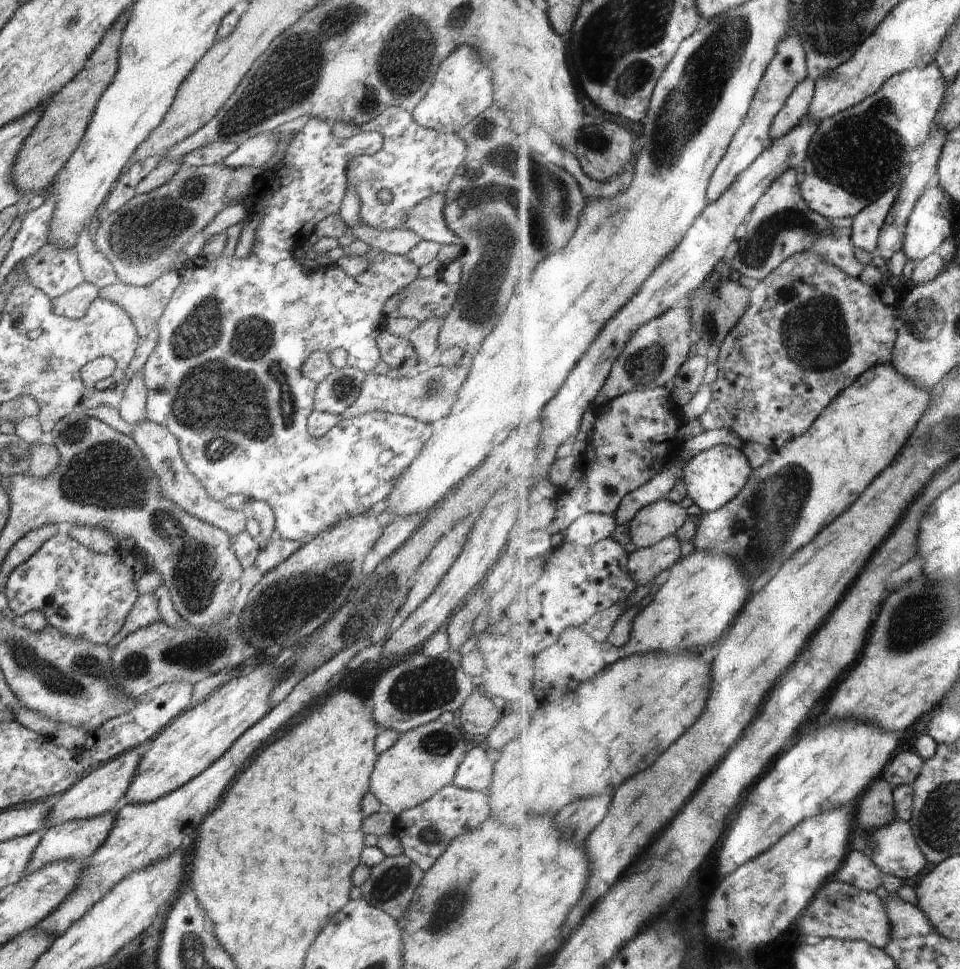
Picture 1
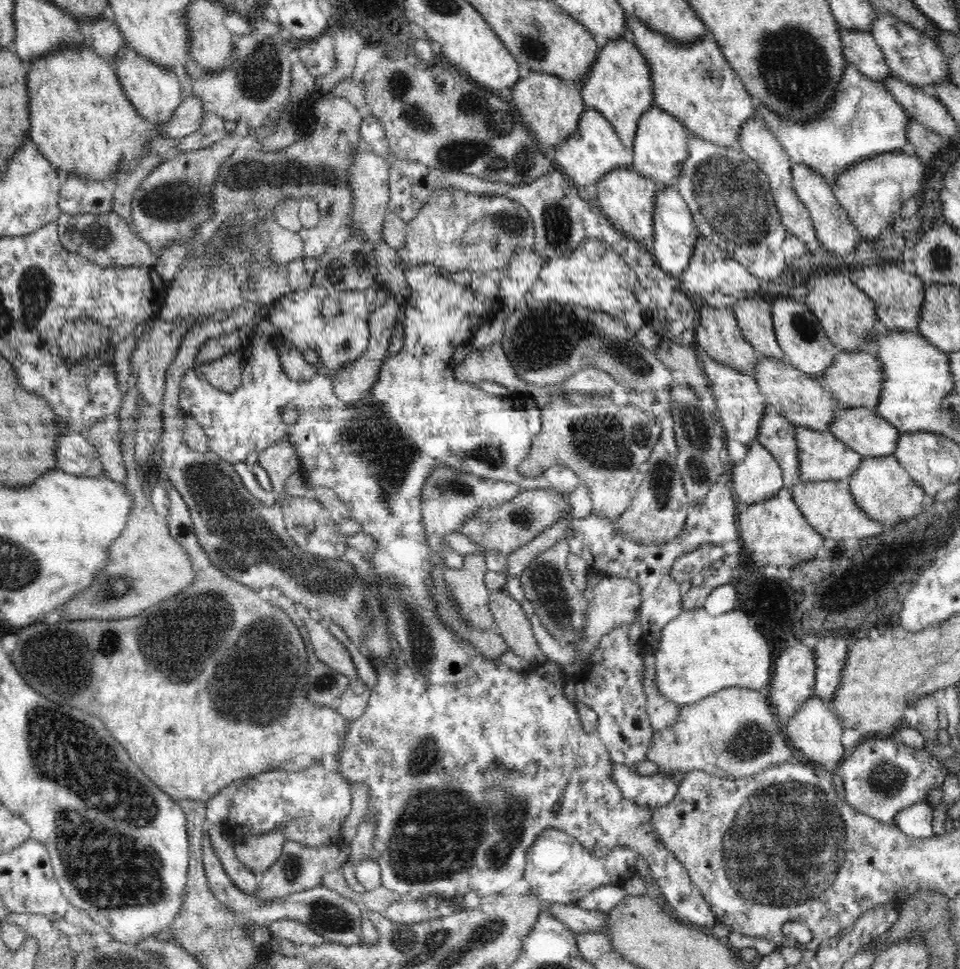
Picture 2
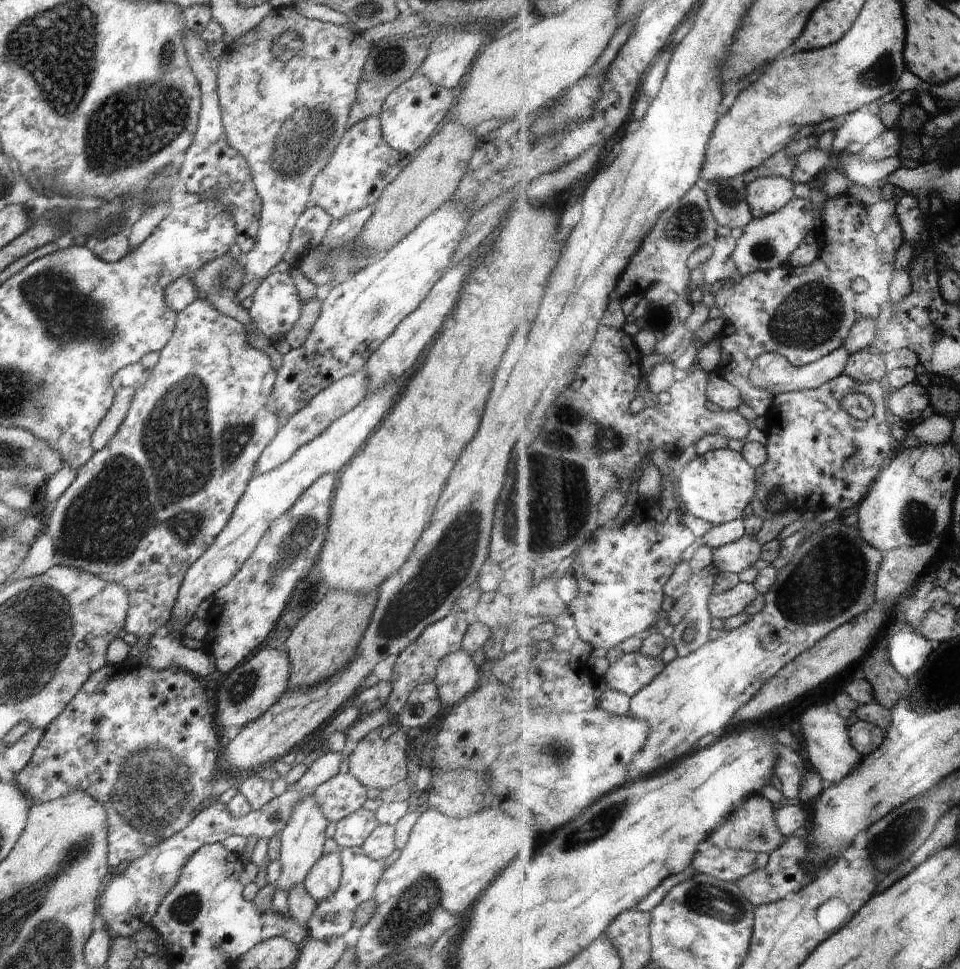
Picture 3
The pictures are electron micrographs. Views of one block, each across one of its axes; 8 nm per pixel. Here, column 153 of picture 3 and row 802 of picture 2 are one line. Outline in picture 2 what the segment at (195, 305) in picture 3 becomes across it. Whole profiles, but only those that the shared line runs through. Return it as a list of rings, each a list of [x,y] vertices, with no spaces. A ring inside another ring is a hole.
[[[431,263],[414,266],[408,272],[405,272],[406,282],[410,288],[410,300],[406,306],[405,326],[404,326],[404,348],[402,352],[397,353],[396,356],[388,355],[384,360],[383,366],[380,370],[379,380],[372,384],[372,390],[368,396],[364,396],[362,400],[352,402],[341,401],[335,394],[332,388],[333,377],[339,374],[343,365],[354,362],[356,358],[360,358],[363,352],[368,348],[368,340],[370,340],[370,329],[368,329],[368,315],[381,308],[386,302],[389,295],[387,288],[377,284],[376,286],[368,286],[368,288],[354,290],[354,291],[338,291],[335,288],[324,288],[316,285],[306,288],[299,292],[291,292],[283,300],[276,302],[273,306],[263,307],[261,313],[256,316],[265,316],[268,318],[280,334],[288,342],[292,342],[300,352],[306,354],[310,348],[316,350],[320,361],[320,370],[318,376],[308,380],[308,382],[296,382],[290,380],[285,374],[280,356],[276,349],[270,345],[270,339],[266,337],[258,337],[251,335],[248,338],[244,357],[246,365],[242,374],[242,381],[240,386],[234,392],[222,392],[215,389],[208,380],[203,376],[200,369],[192,369],[182,379],[179,394],[179,405],[185,417],[192,417],[204,429],[207,434],[209,442],[209,450],[214,451],[220,459],[228,463],[245,462],[249,452],[260,452],[268,446],[272,446],[279,438],[288,437],[290,443],[294,445],[296,454],[300,457],[300,466],[304,482],[310,482],[313,486],[325,486],[332,488],[337,494],[338,498],[344,503],[346,507],[352,512],[352,520],[362,525],[364,534],[368,534],[376,541],[376,551],[374,555],[368,559],[372,563],[372,570],[376,573],[376,594],[380,598],[381,608],[380,614],[386,618],[386,625],[388,625],[388,633],[390,633],[390,649],[392,649],[392,657],[396,663],[396,670],[388,668],[388,665],[381,659],[373,657],[370,663],[378,673],[377,684],[371,689],[369,696],[368,707],[364,714],[358,720],[351,722],[348,728],[348,735],[345,737],[344,743],[341,746],[338,760],[340,762],[341,770],[337,770],[339,774],[351,785],[364,784],[367,786],[368,795],[368,812],[366,817],[373,817],[376,813],[378,822],[376,822],[376,836],[374,836],[373,852],[371,859],[376,860],[380,864],[382,871],[381,881],[384,887],[396,892],[396,894],[409,894],[414,890],[420,890],[423,894],[427,894],[427,898],[434,900],[447,900],[459,903],[464,895],[470,890],[477,890],[478,895],[483,899],[498,896],[502,893],[510,891],[511,886],[520,878],[523,878],[526,858],[528,850],[534,845],[540,832],[544,832],[546,828],[558,829],[564,831],[565,834],[576,838],[576,841],[582,845],[582,848],[587,853],[589,858],[604,860],[620,845],[629,847],[636,853],[642,855],[648,862],[648,866],[652,872],[652,878],[655,884],[658,885],[658,891],[664,894],[666,902],[674,908],[677,920],[685,925],[692,925],[698,927],[713,928],[717,923],[714,913],[711,911],[710,905],[706,899],[700,894],[700,889],[692,883],[686,867],[676,859],[672,852],[666,849],[662,840],[656,831],[652,829],[652,814],[651,810],[656,807],[668,805],[669,802],[676,796],[678,786],[672,782],[670,776],[658,772],[652,776],[640,776],[634,771],[630,771],[625,764],[614,763],[608,750],[602,745],[602,740],[599,734],[587,734],[581,726],[580,716],[577,712],[575,703],[567,699],[565,693],[565,684],[567,679],[564,676],[564,671],[560,664],[546,660],[544,663],[535,664],[531,670],[520,669],[512,670],[508,665],[502,661],[489,661],[487,658],[481,656],[476,650],[472,650],[471,644],[464,642],[459,634],[448,630],[445,624],[439,619],[435,611],[436,603],[431,594],[431,580],[429,579],[430,571],[433,563],[428,553],[430,552],[429,543],[427,542],[427,535],[425,534],[425,527],[423,524],[423,515],[421,503],[421,490],[423,482],[427,480],[430,473],[438,466],[444,465],[452,469],[458,469],[462,472],[467,472],[476,475],[483,479],[496,480],[502,482],[512,482],[519,486],[521,490],[538,490],[538,488],[551,488],[563,496],[564,502],[561,503],[561,510],[563,515],[569,513],[570,506],[568,505],[568,496],[574,492],[574,489],[580,486],[580,479],[574,471],[568,469],[564,463],[555,464],[554,467],[547,468],[542,472],[542,476],[538,478],[526,478],[522,476],[519,471],[519,466],[522,464],[523,458],[526,458],[532,450],[532,438],[540,434],[542,430],[542,417],[540,409],[537,407],[535,400],[530,395],[512,395],[512,396],[498,396],[491,395],[484,392],[482,389],[472,386],[471,384],[463,384],[455,378],[454,368],[455,364],[452,358],[454,351],[464,340],[468,340],[478,328],[484,316],[494,314],[495,308],[494,300],[482,296],[480,300],[474,302],[467,302],[469,292],[460,284],[451,282],[446,275],[437,275],[436,273],[442,269],[434,267]],[[325,298],[338,299],[341,303],[342,313],[331,318],[322,315],[322,306]],[[292,404],[298,413],[298,420],[294,424],[286,424],[282,420],[280,408]]]

